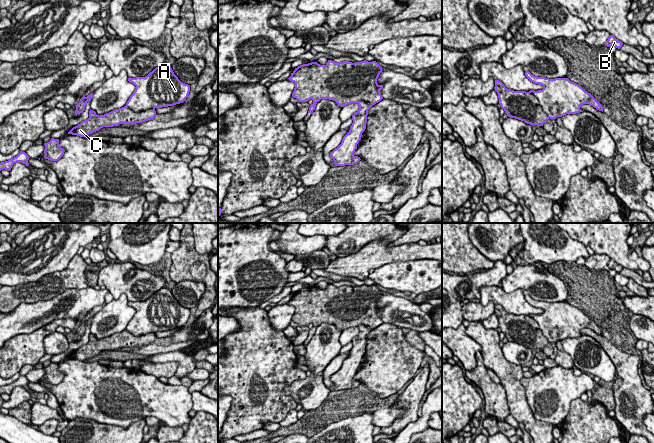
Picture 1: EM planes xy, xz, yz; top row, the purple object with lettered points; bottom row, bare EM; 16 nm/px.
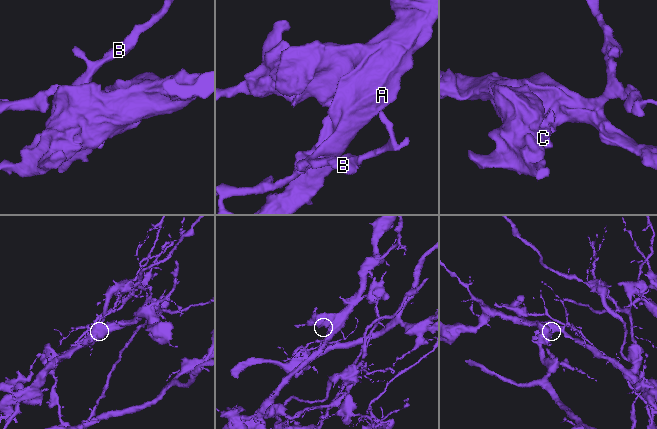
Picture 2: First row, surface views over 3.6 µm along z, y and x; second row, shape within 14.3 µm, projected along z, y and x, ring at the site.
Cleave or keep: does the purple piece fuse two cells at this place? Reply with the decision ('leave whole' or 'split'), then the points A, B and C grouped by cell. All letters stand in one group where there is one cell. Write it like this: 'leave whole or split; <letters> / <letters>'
leave whole; A B C

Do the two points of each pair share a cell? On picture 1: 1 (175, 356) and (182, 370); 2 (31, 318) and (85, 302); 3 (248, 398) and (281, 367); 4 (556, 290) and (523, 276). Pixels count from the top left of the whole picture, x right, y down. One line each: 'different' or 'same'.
1: same
2: same
3: same
4: same

